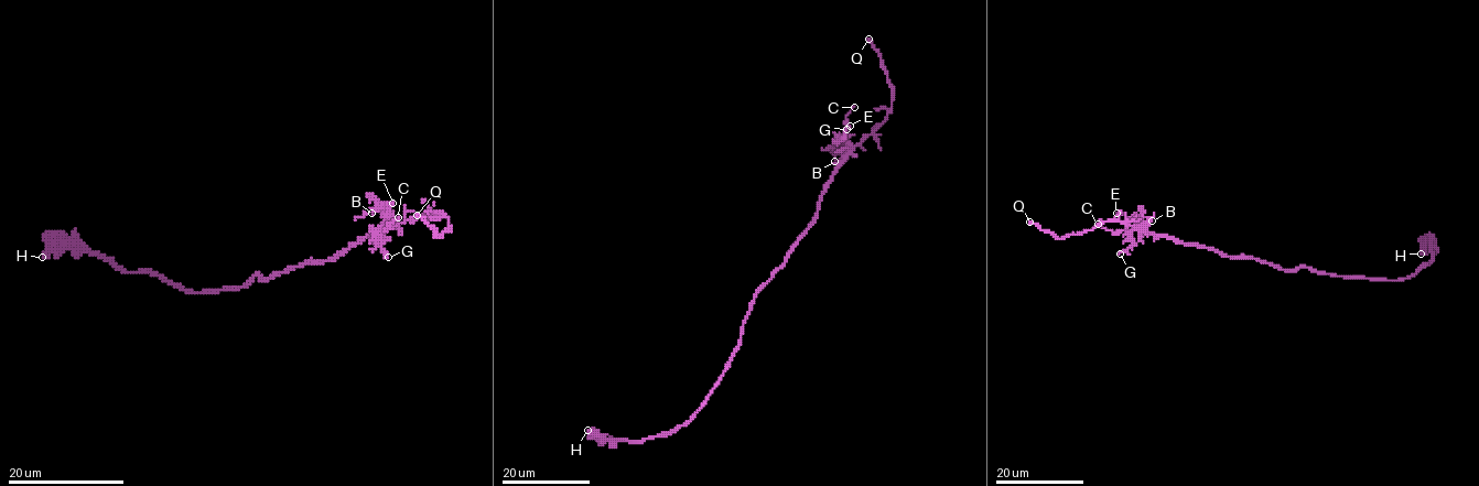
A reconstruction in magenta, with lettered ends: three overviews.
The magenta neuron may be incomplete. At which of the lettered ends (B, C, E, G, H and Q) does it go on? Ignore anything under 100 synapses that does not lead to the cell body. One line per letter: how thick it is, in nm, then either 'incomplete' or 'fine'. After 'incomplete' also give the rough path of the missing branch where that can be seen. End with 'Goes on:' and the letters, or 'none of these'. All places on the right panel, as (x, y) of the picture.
B: 120 nm thick; fine
C: 110 nm thick; fine
E: 260 nm thick; fine
G: 90 nm thick; fine
H: 700 nm thick; fine
Q: 340 nm thick; incomplete
Goes on: Q

